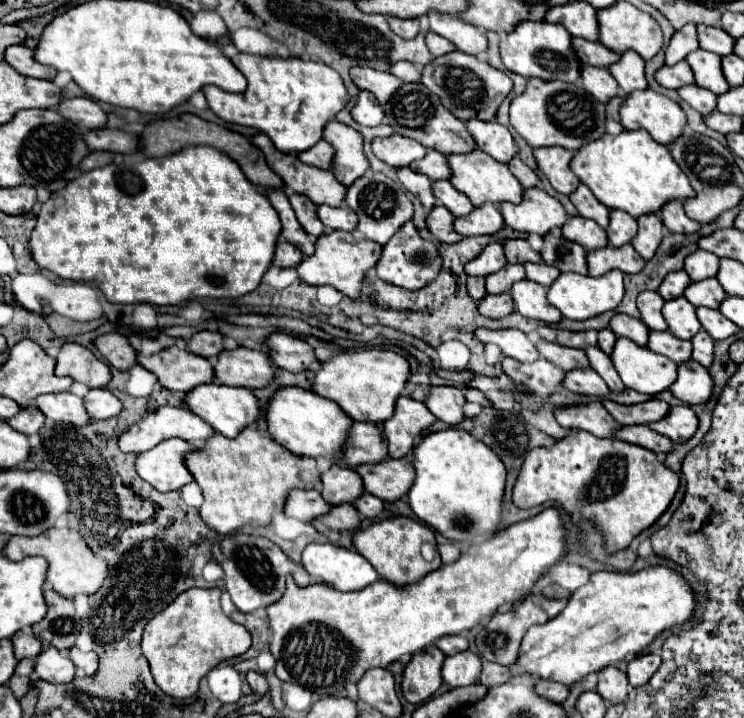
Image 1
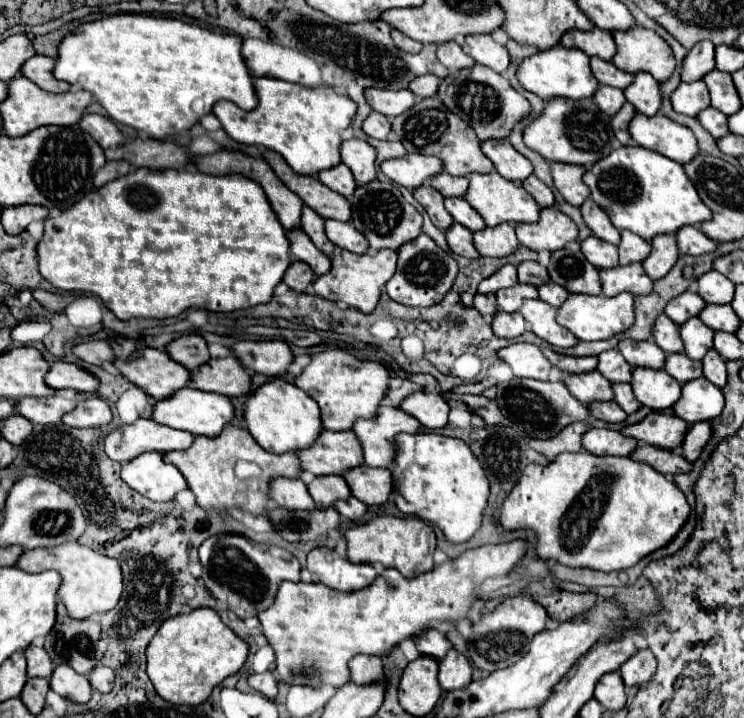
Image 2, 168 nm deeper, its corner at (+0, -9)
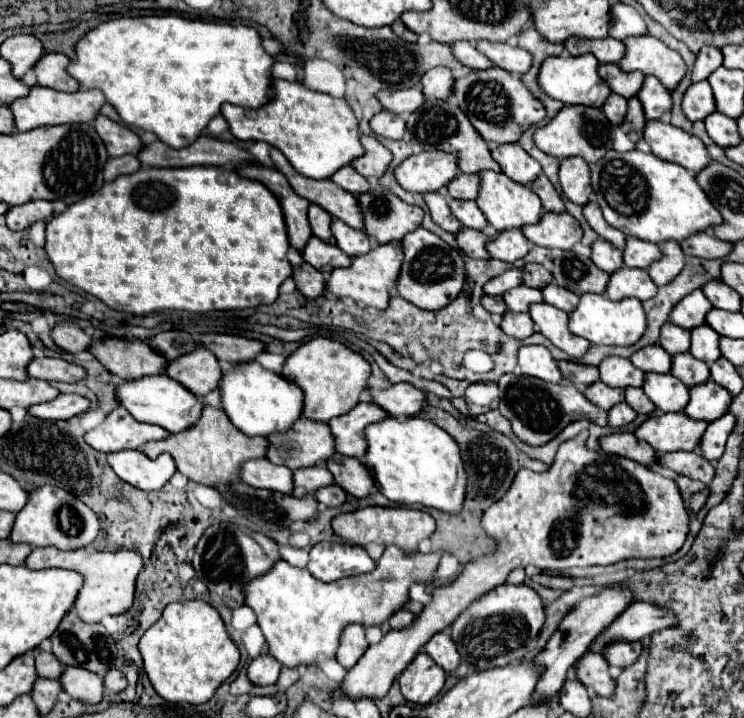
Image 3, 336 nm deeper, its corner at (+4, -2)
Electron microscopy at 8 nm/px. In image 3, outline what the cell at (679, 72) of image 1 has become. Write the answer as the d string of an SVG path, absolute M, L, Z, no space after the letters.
M696 82L686 90L682 98L682 112L688 120L704 120L706 114L712 114L714 110L714 96L708 82Z

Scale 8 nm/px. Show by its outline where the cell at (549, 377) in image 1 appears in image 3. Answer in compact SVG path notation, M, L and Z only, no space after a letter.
M506 372L500 380L498 380L498 388L502 392L500 396L500 414L504 418L510 420L514 434L532 446L540 446L546 444L548 440L552 440L556 434L560 434L570 422L586 418L594 424L606 426L608 418L606 418L606 410L598 410L598 406L594 406L592 402L588 402L584 398L582 392L576 390L576 386L562 378L560 384L550 384L550 382L542 382L538 378L530 378L530 376L518 376L514 372Z

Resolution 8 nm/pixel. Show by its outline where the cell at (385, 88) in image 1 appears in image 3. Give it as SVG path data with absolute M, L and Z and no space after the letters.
M406 88L406 90L394 90L394 92L380 90L378 92L378 100L382 102L384 110L394 112L398 116L408 116L410 112L418 110L426 98L424 98L422 90Z

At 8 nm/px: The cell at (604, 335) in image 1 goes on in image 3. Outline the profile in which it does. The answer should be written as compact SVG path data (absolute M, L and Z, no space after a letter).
M606 356L600 362L600 380L612 388L626 388L626 386L642 386L644 374L628 358L620 356Z

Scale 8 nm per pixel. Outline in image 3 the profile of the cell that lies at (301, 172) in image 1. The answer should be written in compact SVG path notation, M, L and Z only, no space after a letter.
M270 148L270 158L272 158L274 168L280 170L282 174L286 174L290 186L296 190L298 196L308 198L310 202L322 206L332 218L338 218L356 230L364 228L362 212L358 208L358 200L354 198L354 194L342 190L328 178L312 180L312 178L298 174L278 148Z

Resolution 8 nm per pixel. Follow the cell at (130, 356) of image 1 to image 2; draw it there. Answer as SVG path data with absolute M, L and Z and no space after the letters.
M98 339L82 341L82 343L74 345L72 353L78 359L82 359L86 363L92 363L92 365L102 365L104 361L114 361L114 353L112 353L110 345L106 341L98 341Z

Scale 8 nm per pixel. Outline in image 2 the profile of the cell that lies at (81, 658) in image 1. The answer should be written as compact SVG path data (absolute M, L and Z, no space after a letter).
M98 665L98 669L94 669L94 673L90 675L90 683L94 685L96 691L110 693L114 687L114 671L110 667Z

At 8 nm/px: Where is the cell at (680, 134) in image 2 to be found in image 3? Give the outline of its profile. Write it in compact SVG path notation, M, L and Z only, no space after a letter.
M646 120L644 140L658 158L678 162L694 174L710 162L702 140L672 124L664 124L660 120Z

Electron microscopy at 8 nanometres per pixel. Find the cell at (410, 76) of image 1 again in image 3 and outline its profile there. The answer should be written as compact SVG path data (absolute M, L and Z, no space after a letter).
M432 68L426 74L422 74L420 84L422 84L422 92L428 100L434 100L434 98L446 100L452 94L454 76L448 68Z

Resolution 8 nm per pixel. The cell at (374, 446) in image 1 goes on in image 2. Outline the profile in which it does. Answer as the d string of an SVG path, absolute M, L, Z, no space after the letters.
M322 431L306 449L296 451L300 469L312 475L340 475L346 469L362 465L362 449L350 431Z

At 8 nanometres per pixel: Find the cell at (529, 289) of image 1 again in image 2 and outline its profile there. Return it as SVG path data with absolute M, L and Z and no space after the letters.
M530 299L530 301L524 301L520 313L526 319L528 329L536 333L540 339L548 341L550 345L556 345L562 349L578 345L578 339L566 327L556 323L556 313L558 313L556 307L550 307L540 299Z

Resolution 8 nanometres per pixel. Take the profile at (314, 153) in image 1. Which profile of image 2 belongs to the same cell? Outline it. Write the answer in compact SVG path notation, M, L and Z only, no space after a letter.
M340 163L338 167L334 167L334 169L326 169L326 171L322 171L320 175L318 175L318 179L322 181L322 183L326 183L330 189L334 189L334 191L338 191L340 195L344 195L344 197L352 197L352 193L356 191L356 181L354 181L354 177L352 177L352 171L344 165L344 163Z

